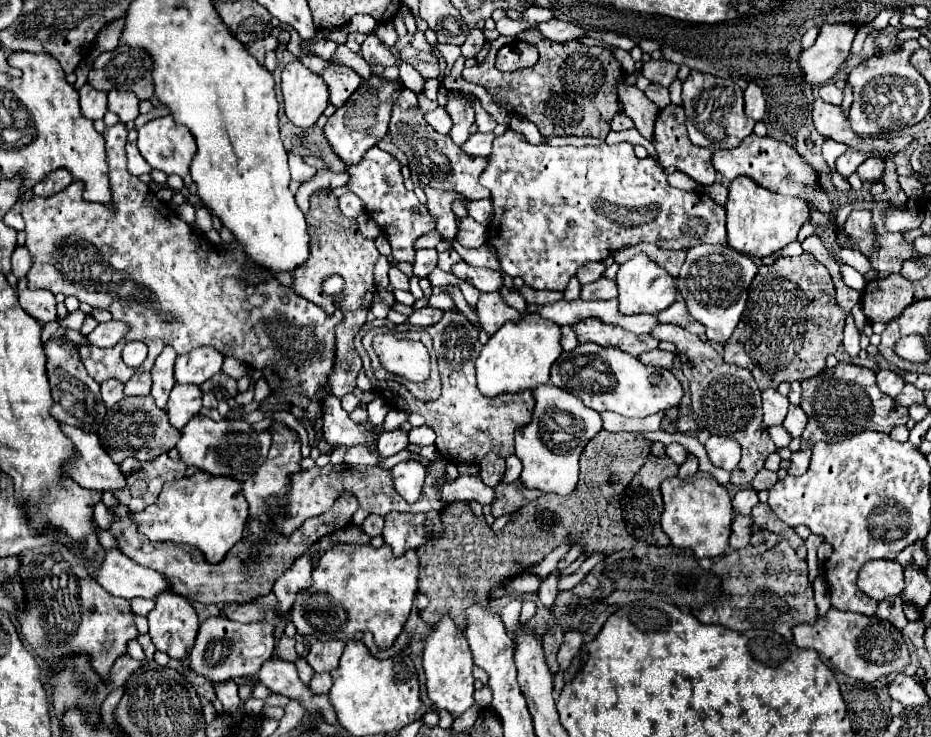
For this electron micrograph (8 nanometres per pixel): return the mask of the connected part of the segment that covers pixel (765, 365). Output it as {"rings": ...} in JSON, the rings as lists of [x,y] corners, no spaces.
{"rings":[[[807,251],[799,257],[781,257],[771,265],[759,265],[749,287],[747,309],[731,335],[731,341],[725,345],[723,359],[749,369],[761,391],[777,387],[781,381],[803,381],[825,369],[825,359],[835,353],[843,341],[843,327],[845,311],[835,301],[835,285],[827,267]]]}

